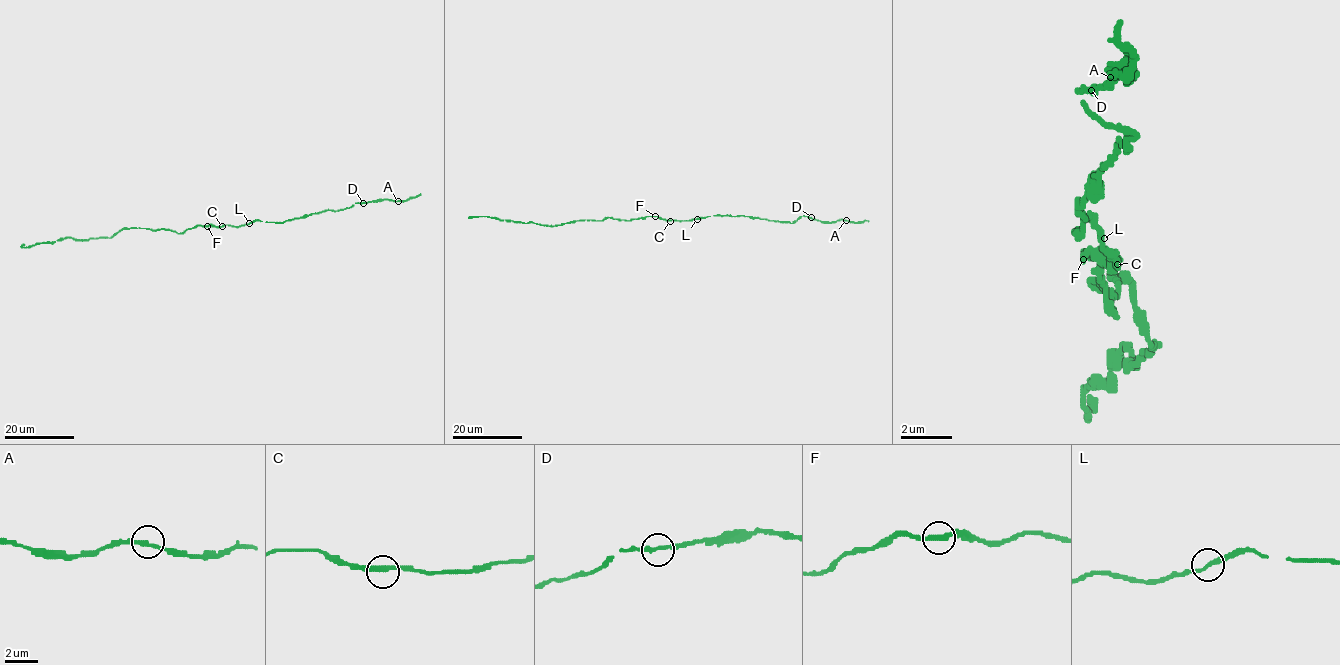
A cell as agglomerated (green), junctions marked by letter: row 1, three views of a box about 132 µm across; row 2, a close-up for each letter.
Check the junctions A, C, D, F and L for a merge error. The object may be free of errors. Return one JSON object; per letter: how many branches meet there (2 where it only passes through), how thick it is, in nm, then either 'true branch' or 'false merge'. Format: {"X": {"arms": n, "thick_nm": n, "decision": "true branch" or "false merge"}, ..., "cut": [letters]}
{"A": {"arms": 2, "thick_nm": 260, "decision": "true branch"}, "C": {"arms": 2, "thick_nm": 280, "decision": "true branch"}, "D": {"arms": 2, "thick_nm": 260, "decision": "true branch"}, "F": {"arms": 2, "thick_nm": 240, "decision": "true branch"}, "L": {"arms": 2, "thick_nm": 240, "decision": "true branch"}, "cut": []}

